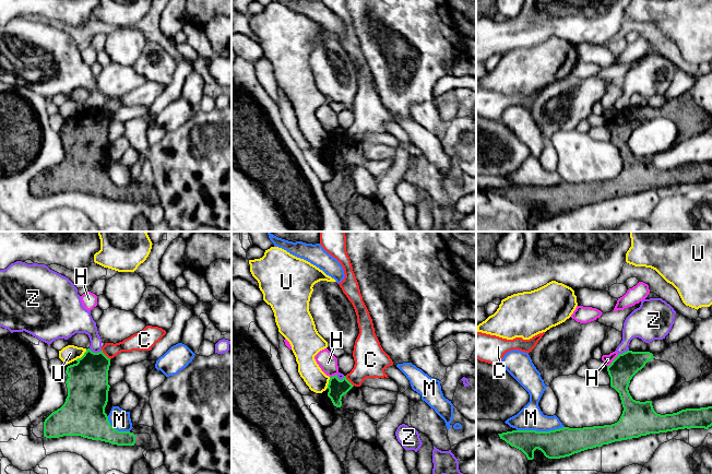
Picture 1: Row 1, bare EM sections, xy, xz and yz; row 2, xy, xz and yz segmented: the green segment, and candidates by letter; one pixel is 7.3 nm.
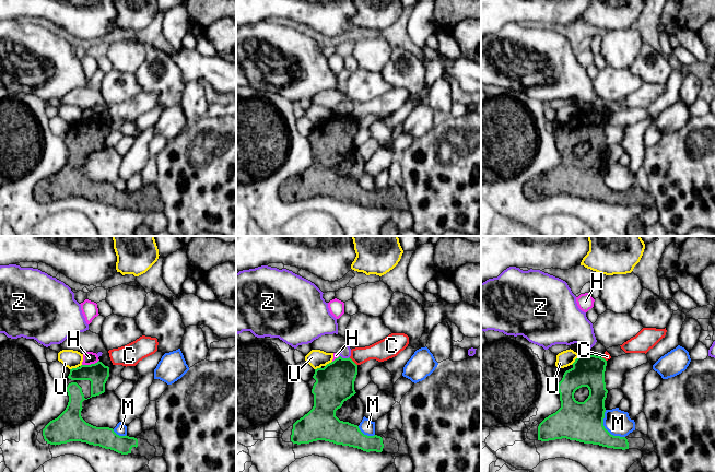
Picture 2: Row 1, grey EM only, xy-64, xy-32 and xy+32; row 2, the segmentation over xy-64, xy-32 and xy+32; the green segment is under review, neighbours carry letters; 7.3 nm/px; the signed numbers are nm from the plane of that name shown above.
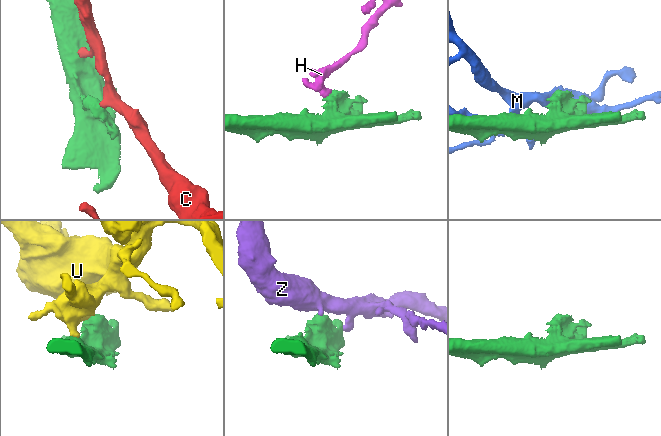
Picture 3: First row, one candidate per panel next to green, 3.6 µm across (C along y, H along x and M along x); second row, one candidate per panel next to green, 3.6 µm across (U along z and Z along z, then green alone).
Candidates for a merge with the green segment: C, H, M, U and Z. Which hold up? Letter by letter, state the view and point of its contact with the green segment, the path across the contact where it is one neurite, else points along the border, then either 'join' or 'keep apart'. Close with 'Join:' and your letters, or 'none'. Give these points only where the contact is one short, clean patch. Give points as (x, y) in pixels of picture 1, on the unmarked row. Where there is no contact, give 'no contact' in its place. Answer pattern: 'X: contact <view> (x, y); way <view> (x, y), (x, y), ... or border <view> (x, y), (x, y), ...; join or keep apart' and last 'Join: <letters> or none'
C: contact xy (105, 110); keep apart
H: contact yz (613, 116); border yz (618, 109), (607, 121); keep apart
M: contact yz (540, 187); keep apart
U: contact xy (82, 111); keep apart
Z: contact xy (95, 108); keep apart
Join: none

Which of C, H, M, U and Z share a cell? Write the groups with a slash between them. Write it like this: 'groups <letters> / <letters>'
groups C / H / M / U / Z

